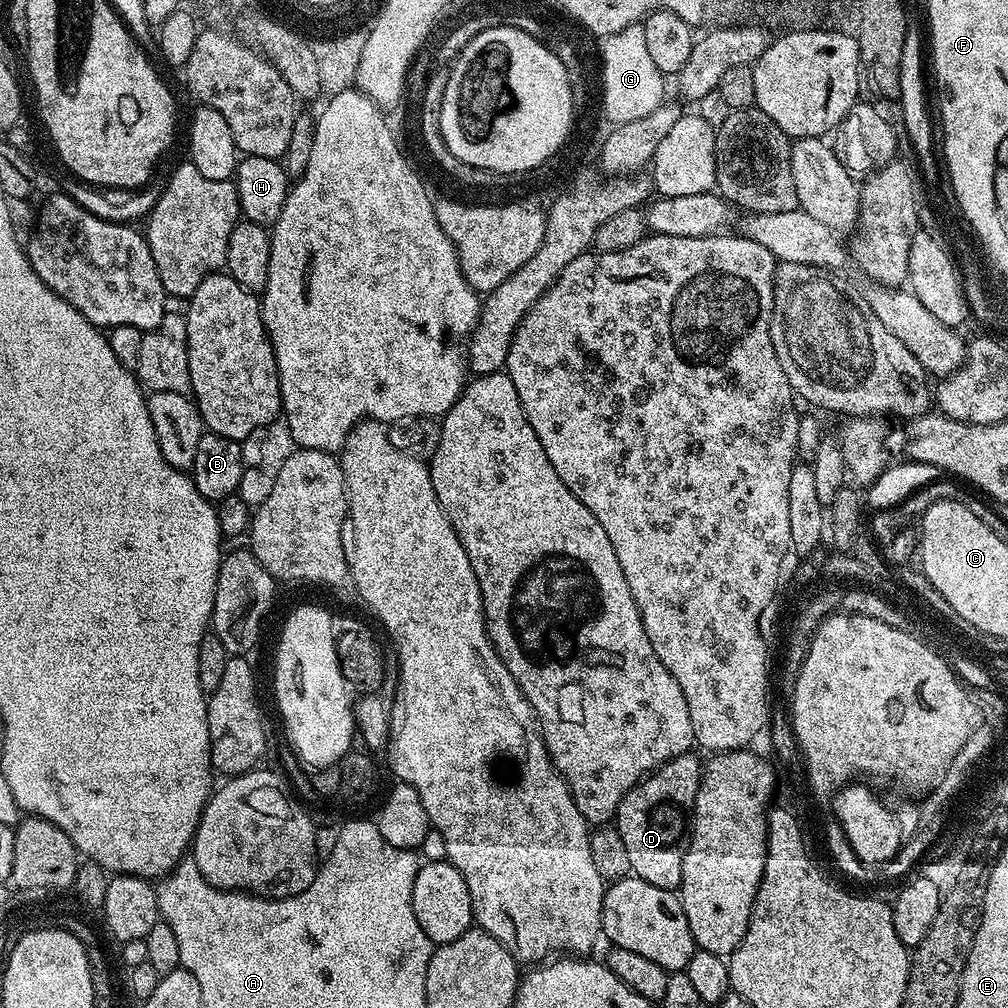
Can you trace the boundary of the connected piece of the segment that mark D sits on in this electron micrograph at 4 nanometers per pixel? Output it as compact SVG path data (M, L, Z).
M691 751L683 752L673 760L667 760L655 772L649 772L643 780L639 780L622 798L614 817L616 833L626 845L626 855L630 858L631 875L650 882L650 886L658 886L667 892L676 892L682 882L682 862L686 847L686 825L696 801L696 791L702 775L702 760L692 756Z

